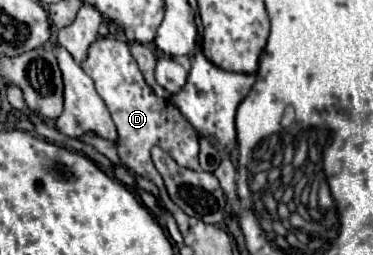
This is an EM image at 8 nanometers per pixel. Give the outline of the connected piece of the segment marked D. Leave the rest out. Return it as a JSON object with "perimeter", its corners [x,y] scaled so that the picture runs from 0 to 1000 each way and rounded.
{"perimeter":[[[282,141],[271,157],[260,157],[244,188],[239,188],[239,227],[228,235],[228,251],[217,251],[217,267],[228,275],[228,290],[239,290],[255,322],[255,345],[265,361],[265,376],[282,392],[298,463],[314,494],[319,518],[319,557],[314,557],[314,596],[319,620],[330,627],[330,643],[340,643],[340,659],[362,667],[367,682],[399,698],[405,714],[421,722],[432,776],[448,808],[448,824],[469,847],[480,902],[501,902],[507,894],[507,847],[496,847],[496,831],[485,831],[475,808],[464,808],[464,792],[448,769],[448,745],[437,729],[437,706],[426,698],[410,635],[405,635],[405,604],[399,588],[410,573],[437,580],[442,596],[458,604],[464,627],[475,627],[480,651],[512,659],[512,667],[534,667],[534,557],[528,557],[528,518],[523,502],[496,471],[496,455],[480,439],[480,424],[442,392],[426,384],[399,329],[383,314],[383,290],[362,243],[362,227],[351,220],[351,196],[340,180],[340,165],[303,149],[303,141]]]}

